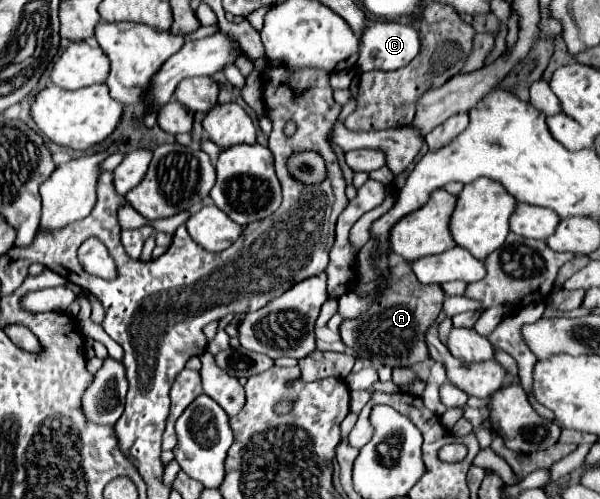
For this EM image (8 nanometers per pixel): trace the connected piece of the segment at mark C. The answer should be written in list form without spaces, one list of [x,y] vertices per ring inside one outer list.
[[[395,21],[369,23],[361,35],[359,61],[361,71],[395,71],[411,63],[421,51],[419,31]]]

